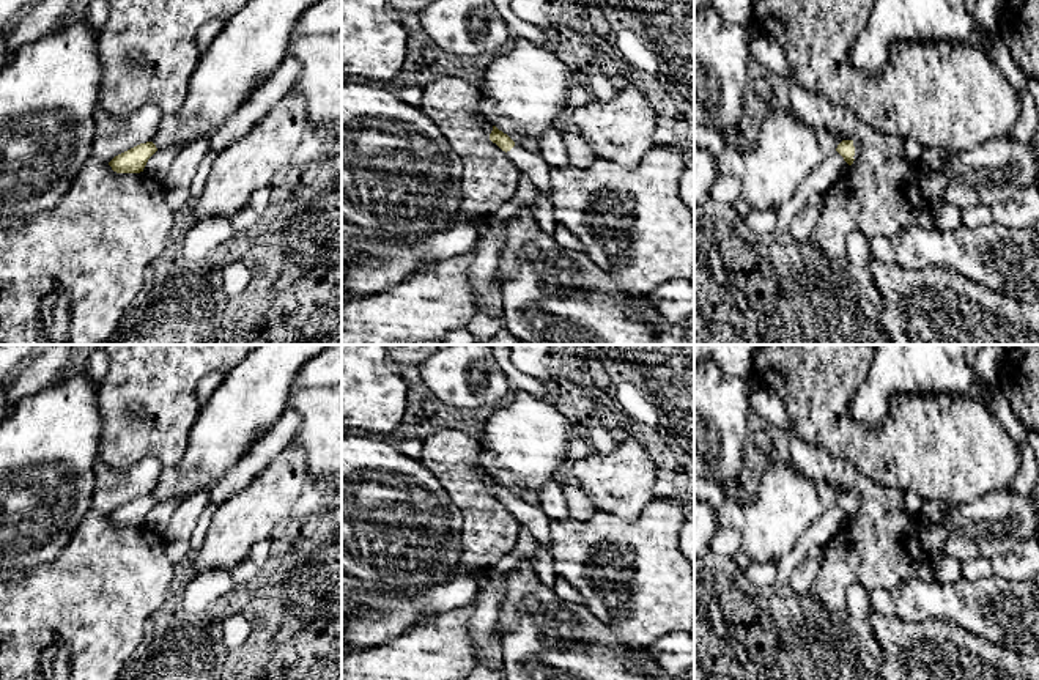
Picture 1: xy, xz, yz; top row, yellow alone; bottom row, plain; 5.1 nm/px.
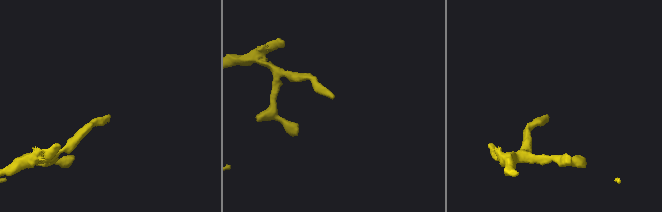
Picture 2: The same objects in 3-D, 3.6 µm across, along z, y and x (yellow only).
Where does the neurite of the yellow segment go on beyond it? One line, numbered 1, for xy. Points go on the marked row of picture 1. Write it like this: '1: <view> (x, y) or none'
1: none

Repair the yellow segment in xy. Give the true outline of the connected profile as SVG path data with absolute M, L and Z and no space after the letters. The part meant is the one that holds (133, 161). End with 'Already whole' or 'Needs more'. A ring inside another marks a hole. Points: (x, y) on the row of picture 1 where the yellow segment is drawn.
M153 142L140 143L118 156L109 165L116 173L140 173L143 172L148 159L157 151Z. Already whole

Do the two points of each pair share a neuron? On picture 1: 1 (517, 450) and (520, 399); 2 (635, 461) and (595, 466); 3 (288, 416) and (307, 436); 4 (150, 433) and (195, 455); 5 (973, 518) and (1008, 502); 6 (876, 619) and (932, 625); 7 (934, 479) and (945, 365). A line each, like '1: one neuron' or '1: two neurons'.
1: one neuron
2: one neuron
3: two neurons
4: two neurons
5: one neuron
6: one neuron
7: two neurons

